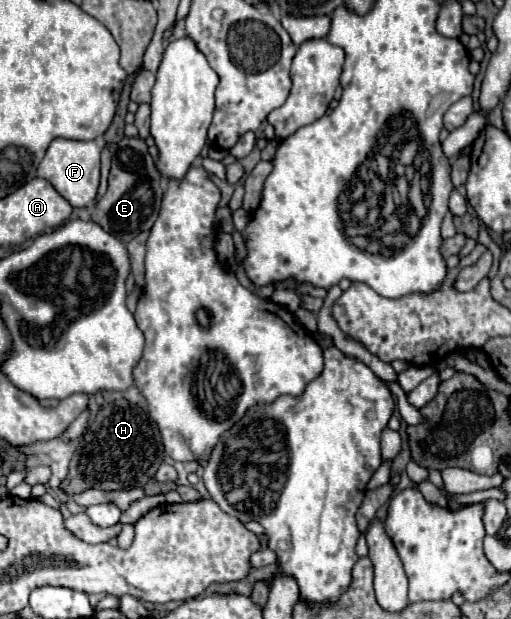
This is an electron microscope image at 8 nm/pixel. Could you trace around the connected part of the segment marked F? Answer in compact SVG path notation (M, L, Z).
M56 138L46 150L44 160L38 166L38 176L48 180L56 192L66 198L74 208L86 208L96 202L98 184L100 184L100 148L94 140L78 142Z

